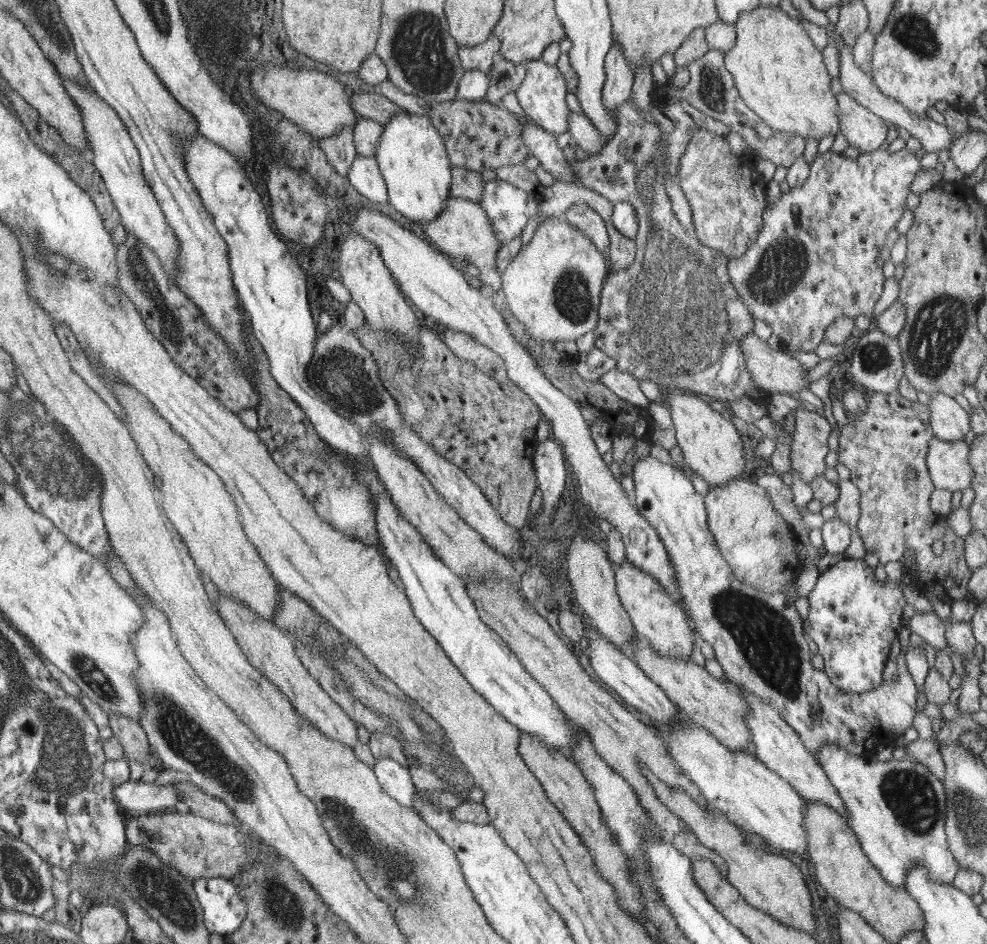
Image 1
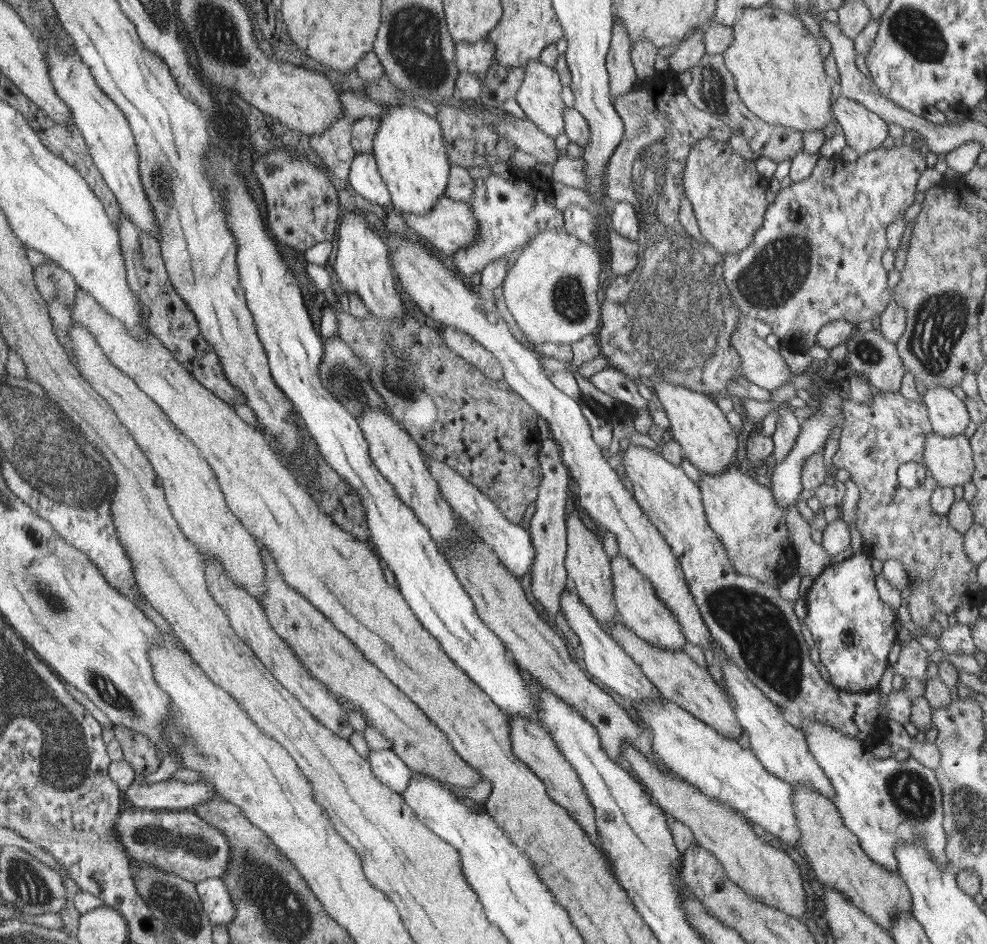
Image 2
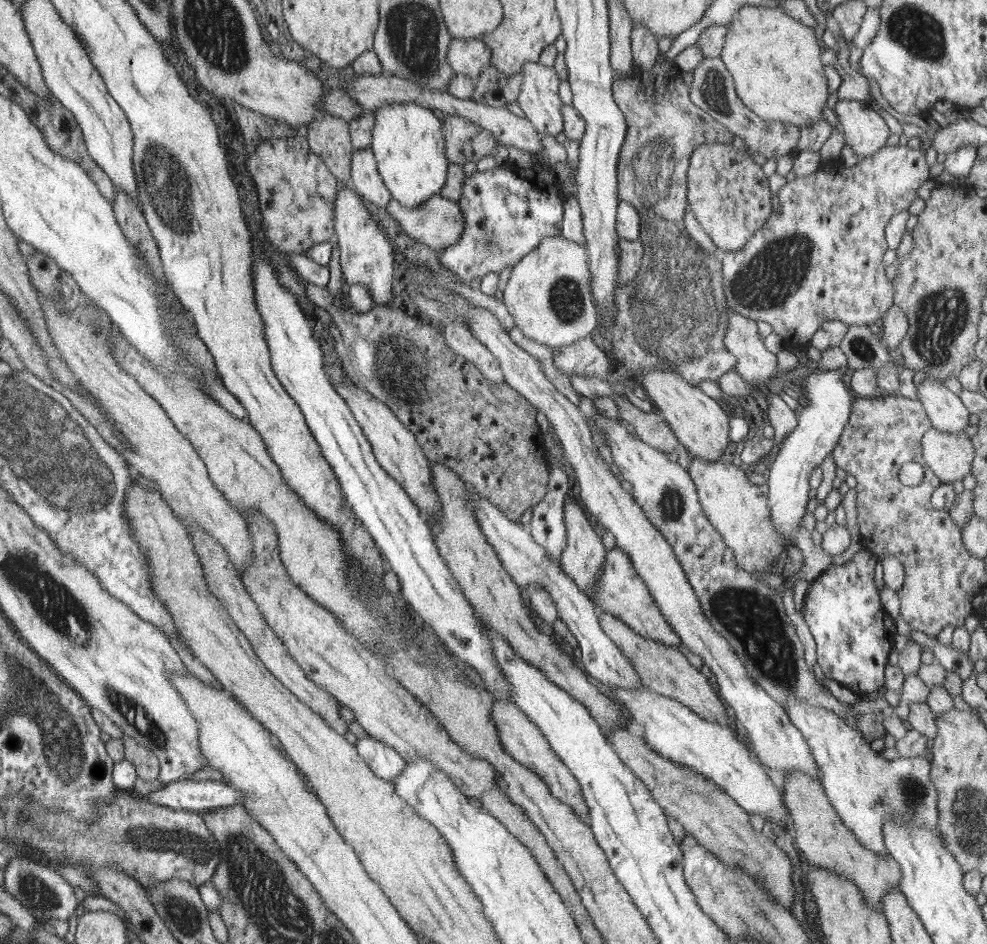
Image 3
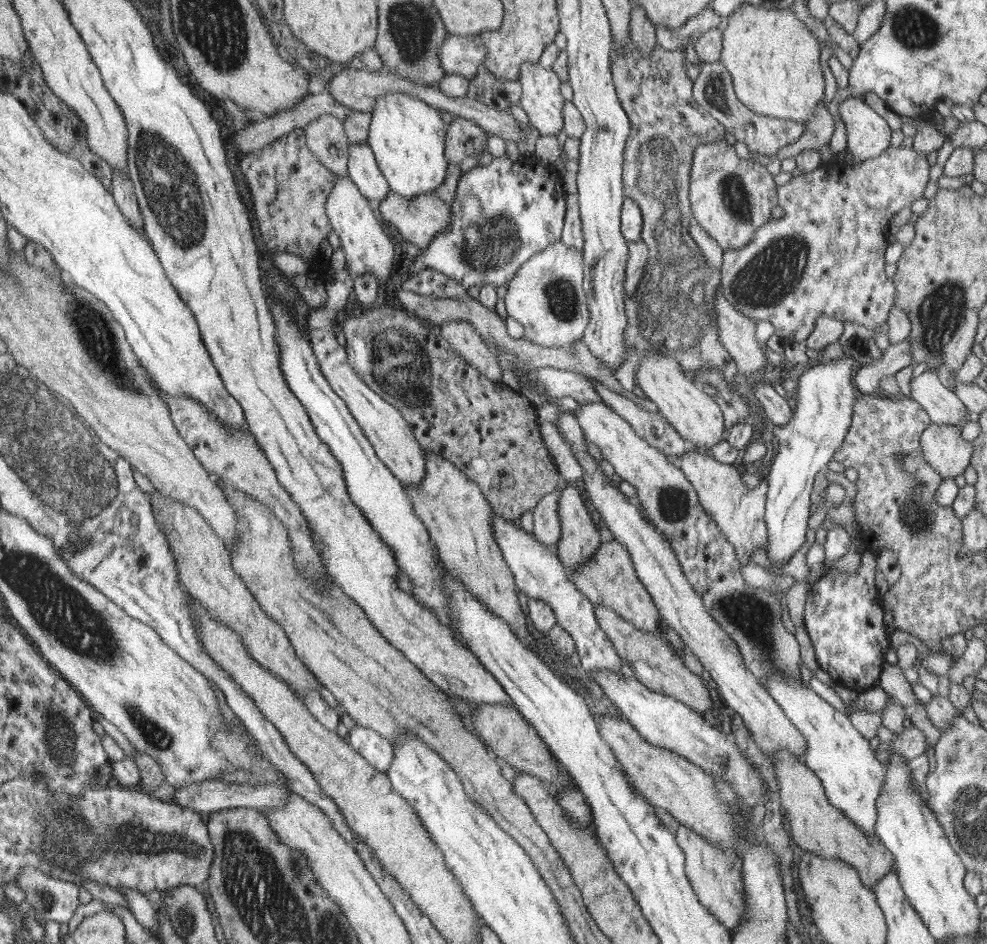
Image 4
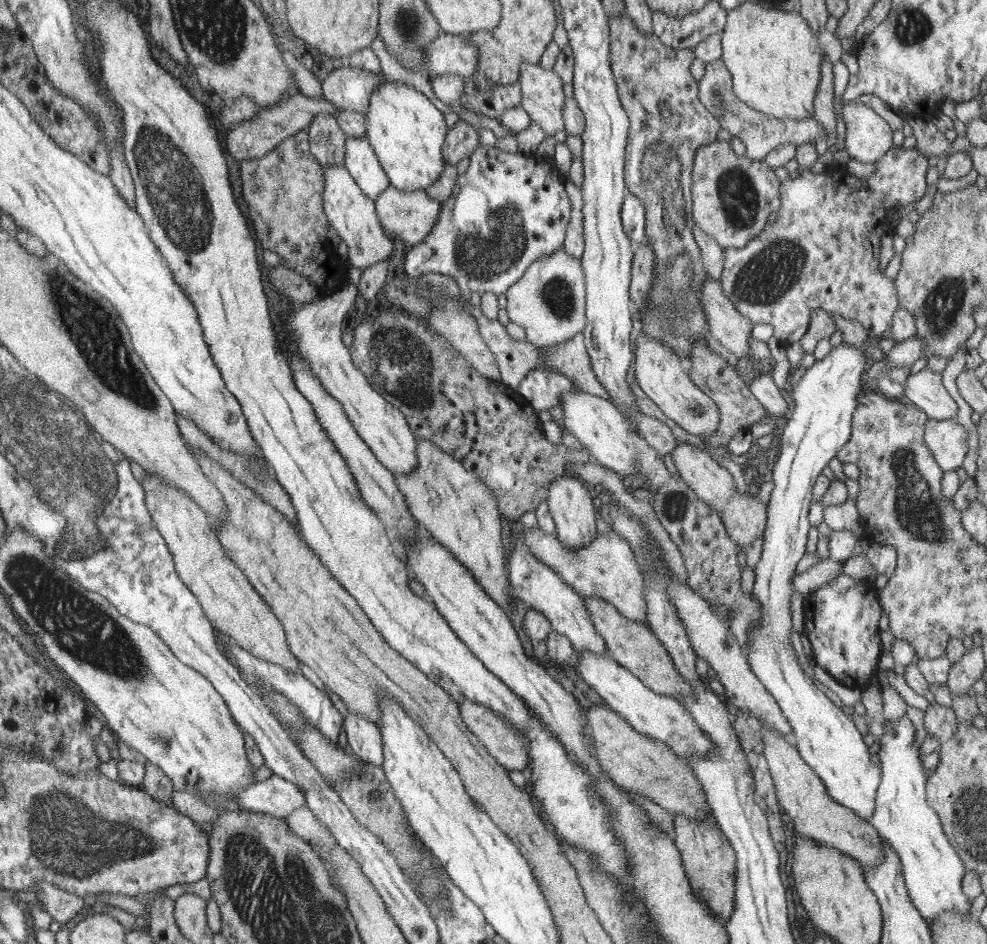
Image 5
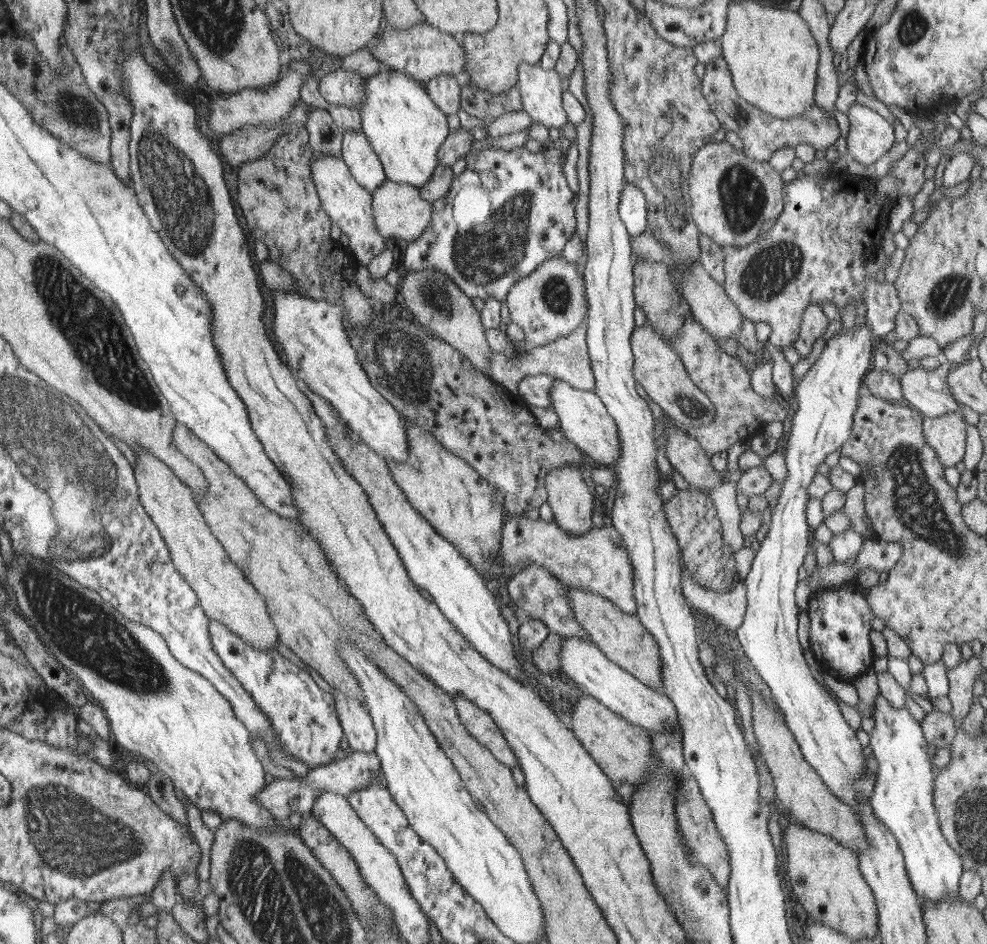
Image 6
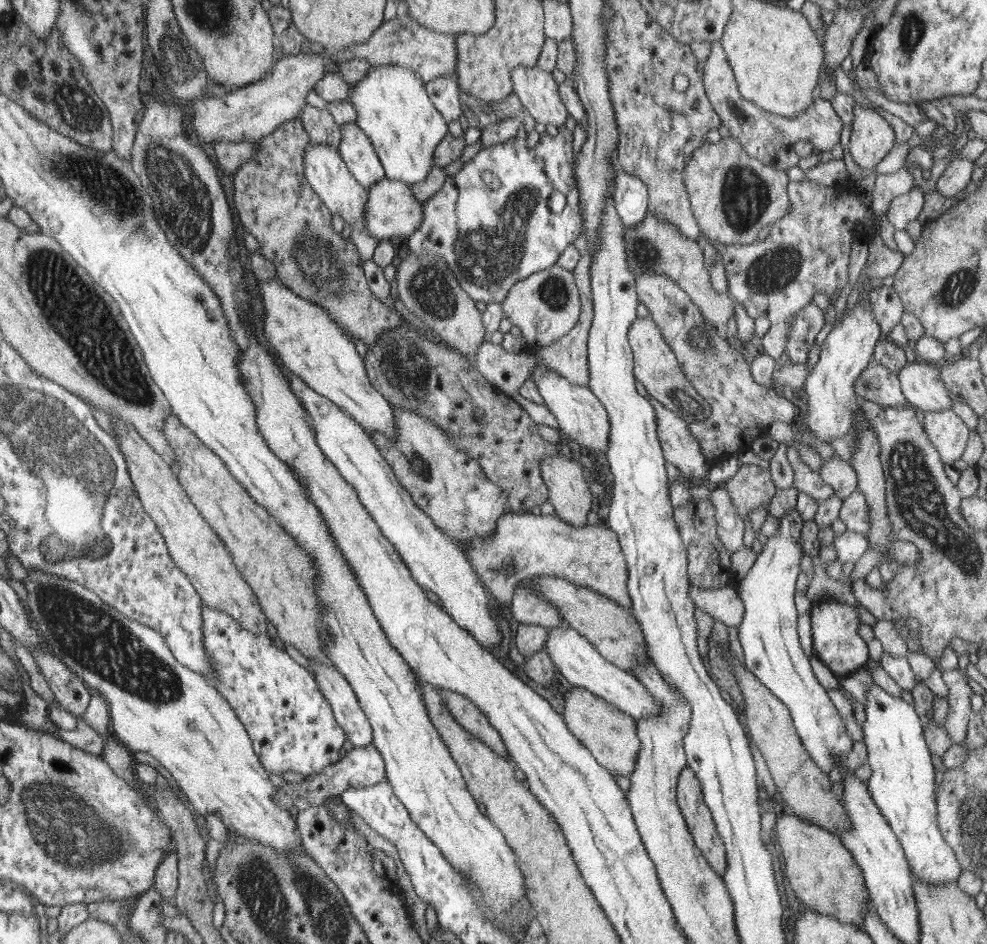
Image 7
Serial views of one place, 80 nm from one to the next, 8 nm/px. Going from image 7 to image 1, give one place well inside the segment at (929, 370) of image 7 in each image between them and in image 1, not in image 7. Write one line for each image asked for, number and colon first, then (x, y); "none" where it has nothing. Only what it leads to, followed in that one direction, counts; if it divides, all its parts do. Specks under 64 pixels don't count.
1: (948, 422)
2: (948, 417)
3: (945, 411)
4: (942, 407)
5: (924, 389)
6: (927, 390)

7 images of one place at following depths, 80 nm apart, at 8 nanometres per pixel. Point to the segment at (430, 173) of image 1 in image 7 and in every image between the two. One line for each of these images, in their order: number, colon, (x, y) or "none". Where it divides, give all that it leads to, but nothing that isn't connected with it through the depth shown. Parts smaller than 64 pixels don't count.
2: (407, 149)
3: (406, 140)
4: (405, 135)
5: (405, 131)
6: (404, 129)
7: (404, 128)

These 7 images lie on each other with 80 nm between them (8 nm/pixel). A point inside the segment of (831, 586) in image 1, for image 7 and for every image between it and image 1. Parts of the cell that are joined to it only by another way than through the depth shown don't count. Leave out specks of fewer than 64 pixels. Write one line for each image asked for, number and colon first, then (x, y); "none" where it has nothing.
2: (853, 630)
3: (853, 634)
4: (843, 616)
5: (841, 617)
6: (839, 618)
7: (833, 626)

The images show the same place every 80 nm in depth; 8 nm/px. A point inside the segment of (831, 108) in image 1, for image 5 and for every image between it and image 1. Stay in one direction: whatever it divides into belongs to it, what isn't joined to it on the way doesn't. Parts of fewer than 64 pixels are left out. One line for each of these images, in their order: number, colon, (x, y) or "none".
2: (775, 63)
3: (774, 62)
4: (774, 64)
5: (772, 57)

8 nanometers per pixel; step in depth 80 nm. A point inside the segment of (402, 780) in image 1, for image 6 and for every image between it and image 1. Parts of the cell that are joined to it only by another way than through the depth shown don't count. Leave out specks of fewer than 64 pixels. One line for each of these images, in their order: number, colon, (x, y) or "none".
2: (385, 764)
3: (386, 762)
4: (377, 751)
5: (364, 740)
6: (356, 724)

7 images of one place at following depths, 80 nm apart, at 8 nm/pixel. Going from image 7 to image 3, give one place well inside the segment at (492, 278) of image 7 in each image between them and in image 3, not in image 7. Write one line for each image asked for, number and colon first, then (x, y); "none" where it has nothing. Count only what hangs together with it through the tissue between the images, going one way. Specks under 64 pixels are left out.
3: (507, 213)
4: (504, 213)
5: (507, 210)
6: (508, 212)

